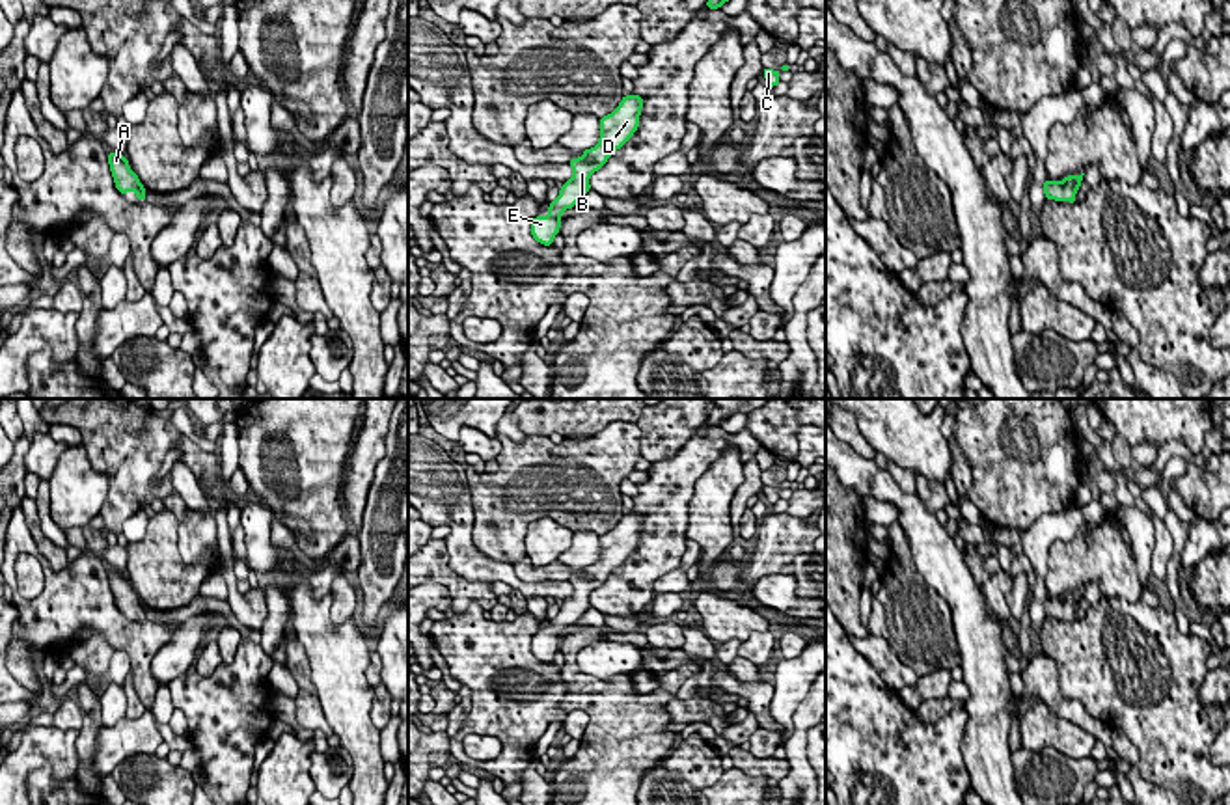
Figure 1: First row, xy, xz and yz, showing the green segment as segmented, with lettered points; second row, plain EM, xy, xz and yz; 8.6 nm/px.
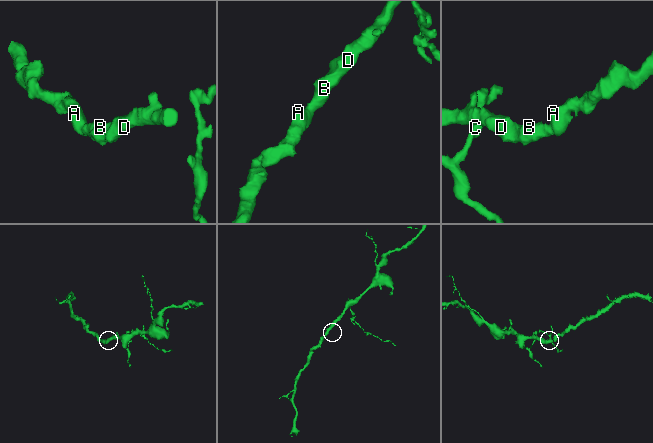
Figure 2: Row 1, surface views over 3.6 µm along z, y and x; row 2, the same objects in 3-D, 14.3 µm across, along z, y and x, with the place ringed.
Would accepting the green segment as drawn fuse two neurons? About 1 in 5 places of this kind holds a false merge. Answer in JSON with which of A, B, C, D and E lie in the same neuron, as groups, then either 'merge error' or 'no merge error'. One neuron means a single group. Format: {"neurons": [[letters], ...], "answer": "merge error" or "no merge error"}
{"neurons": [["A", "B", "C", "D", "E"]], "answer": "no merge error"}

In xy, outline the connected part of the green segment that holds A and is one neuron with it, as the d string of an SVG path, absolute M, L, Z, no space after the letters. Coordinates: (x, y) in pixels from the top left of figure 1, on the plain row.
M108 570L110 589L116 600L116 606L125 613L129 607L136 609L134 617L145 619L145 606L140 600L138 593L130 587L127 574L117 570Z

